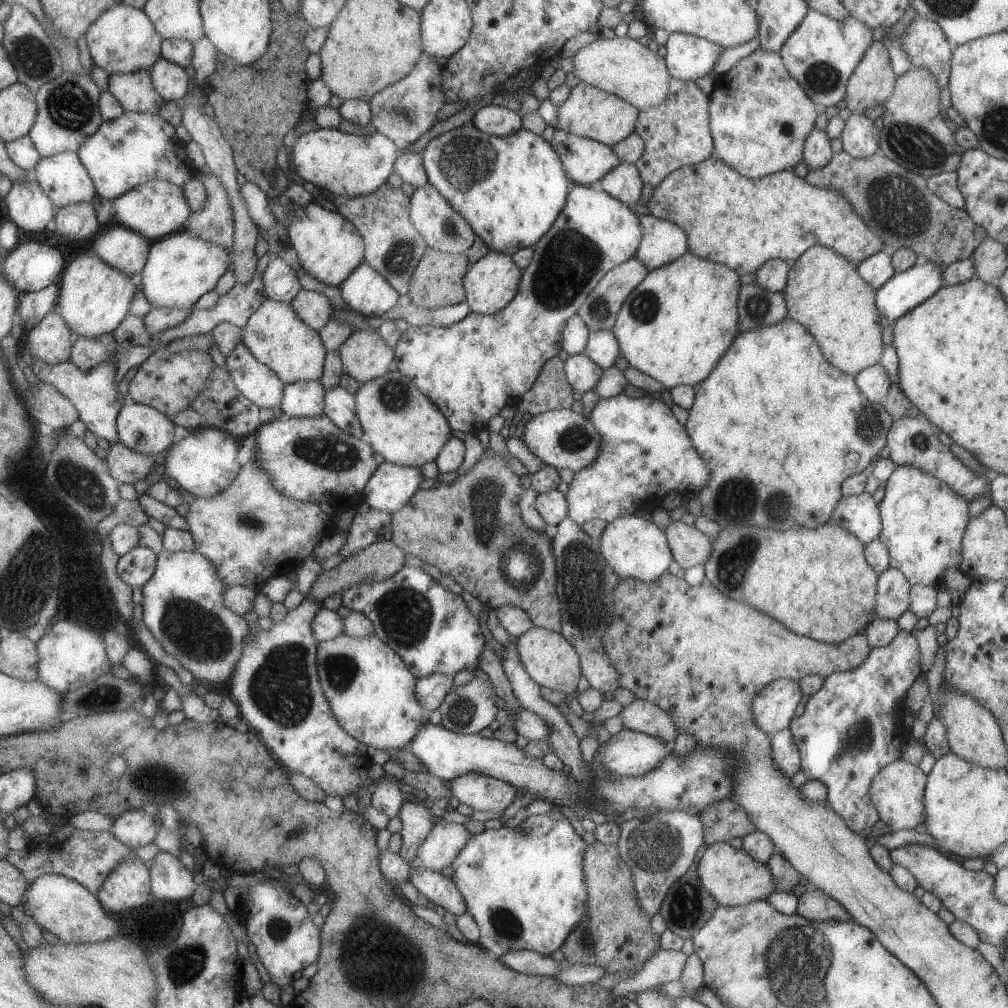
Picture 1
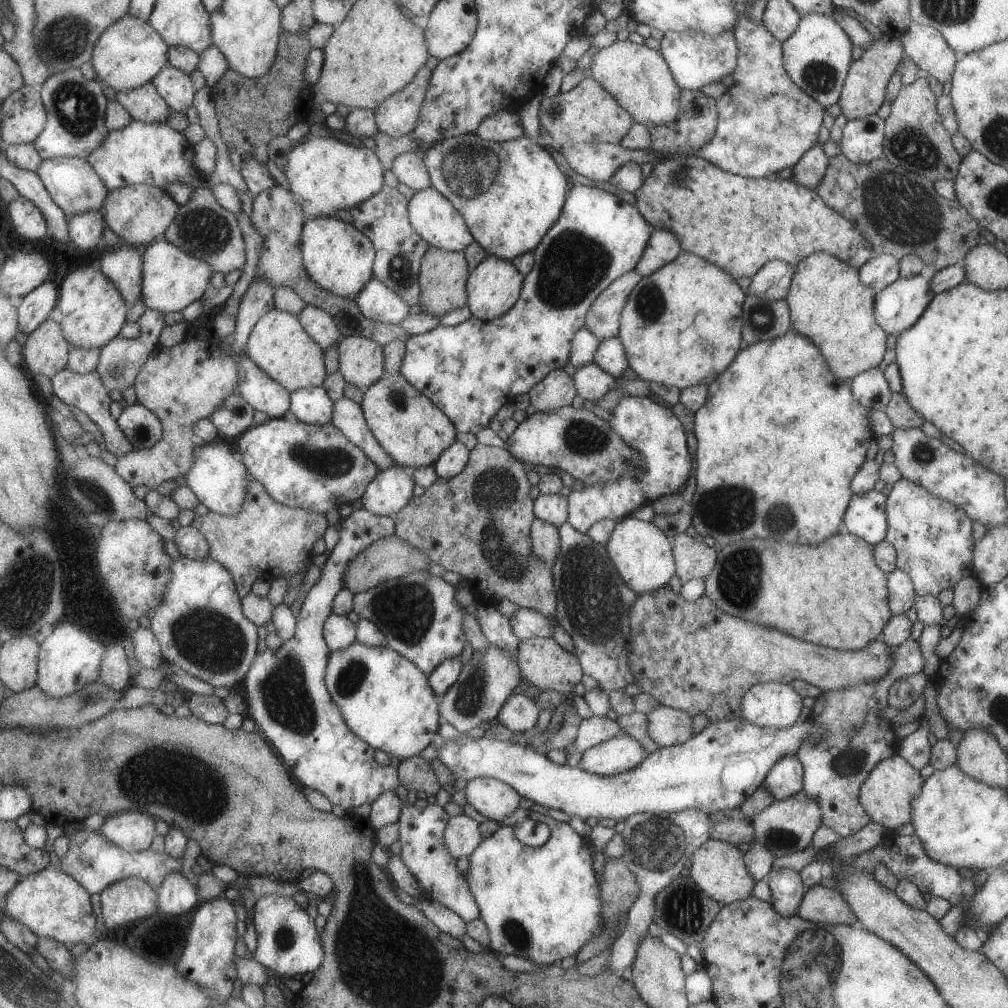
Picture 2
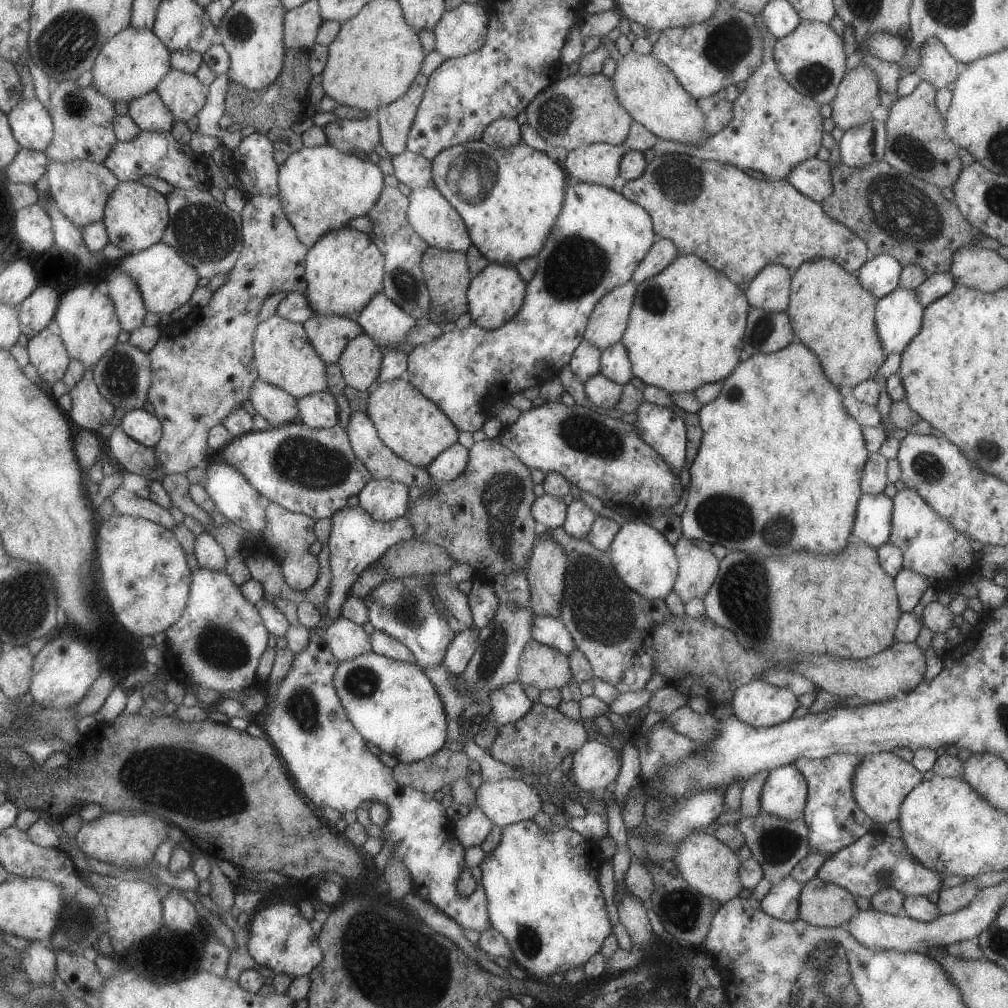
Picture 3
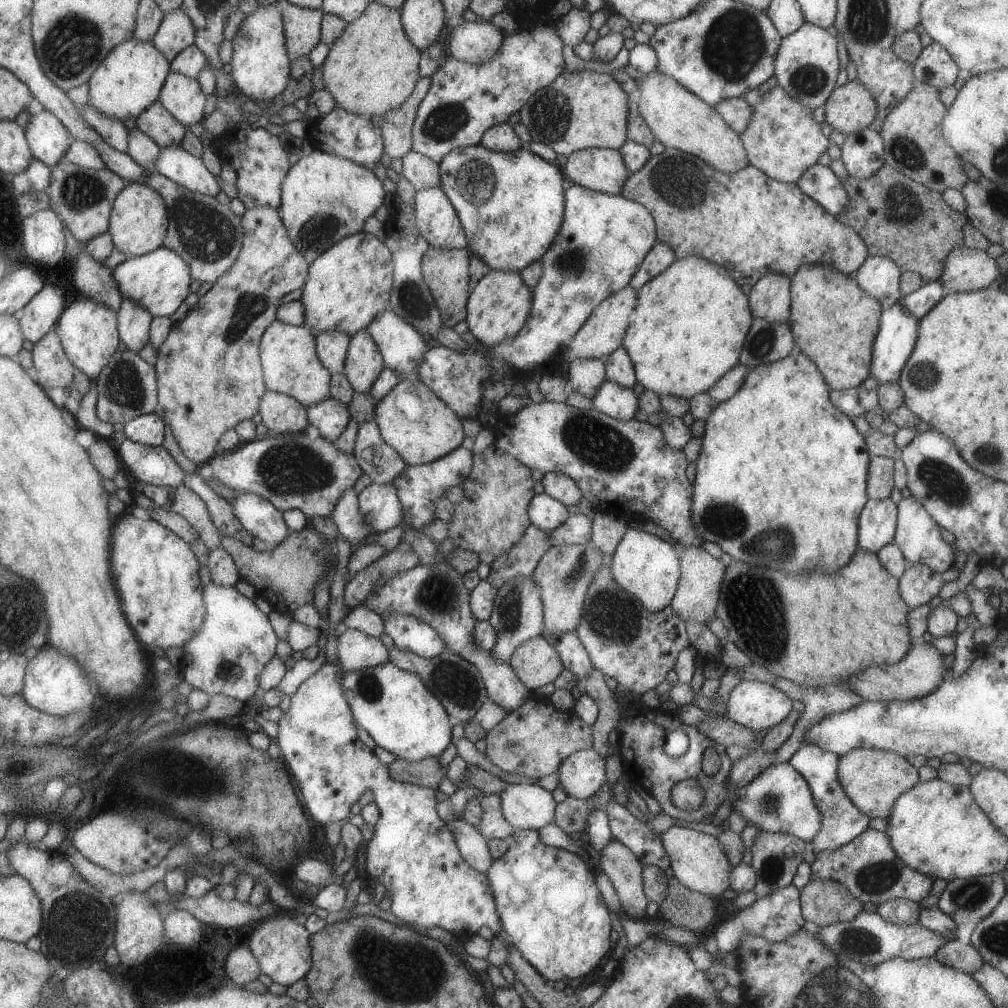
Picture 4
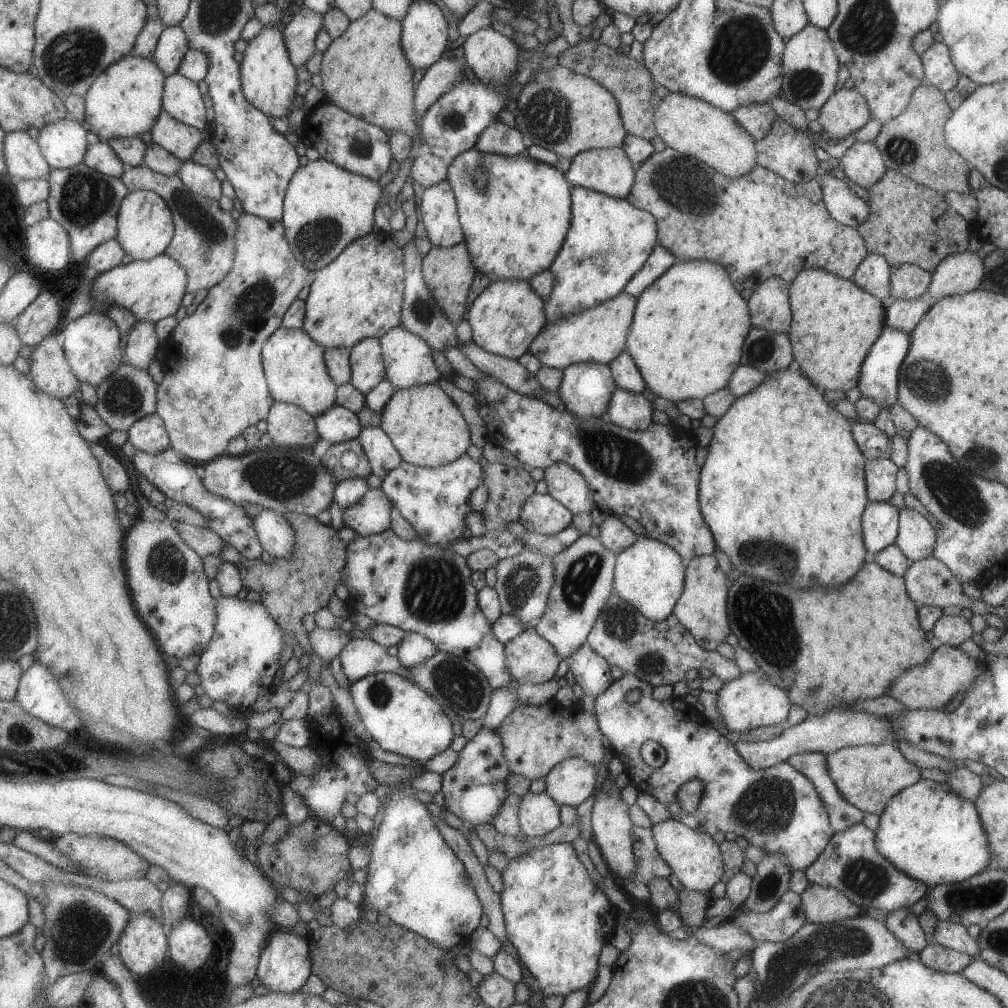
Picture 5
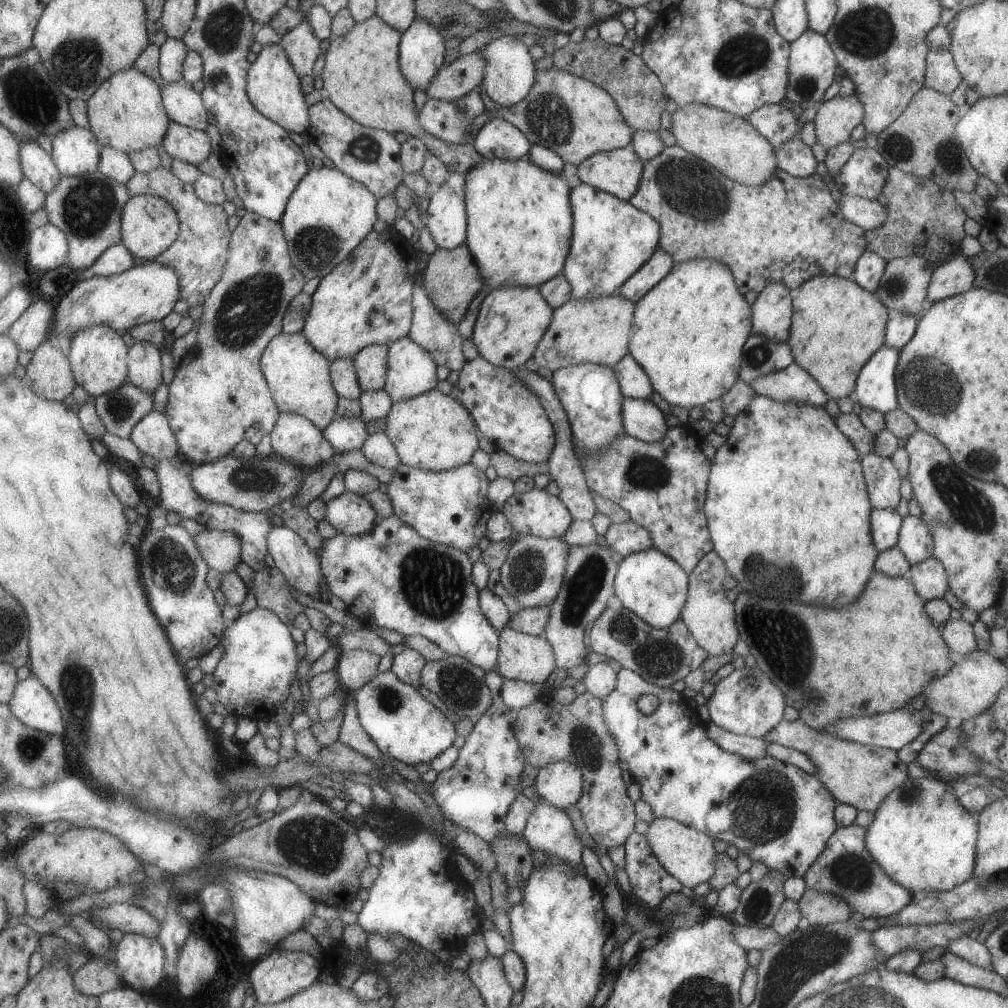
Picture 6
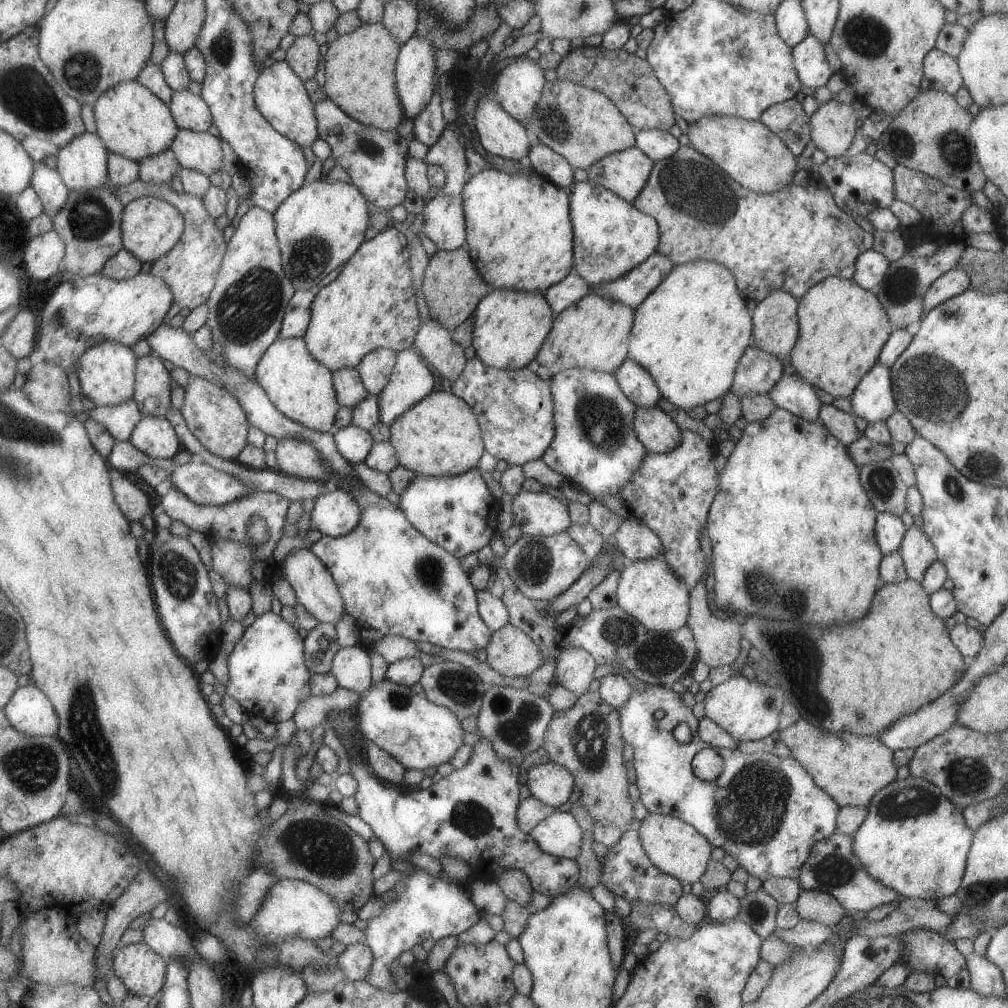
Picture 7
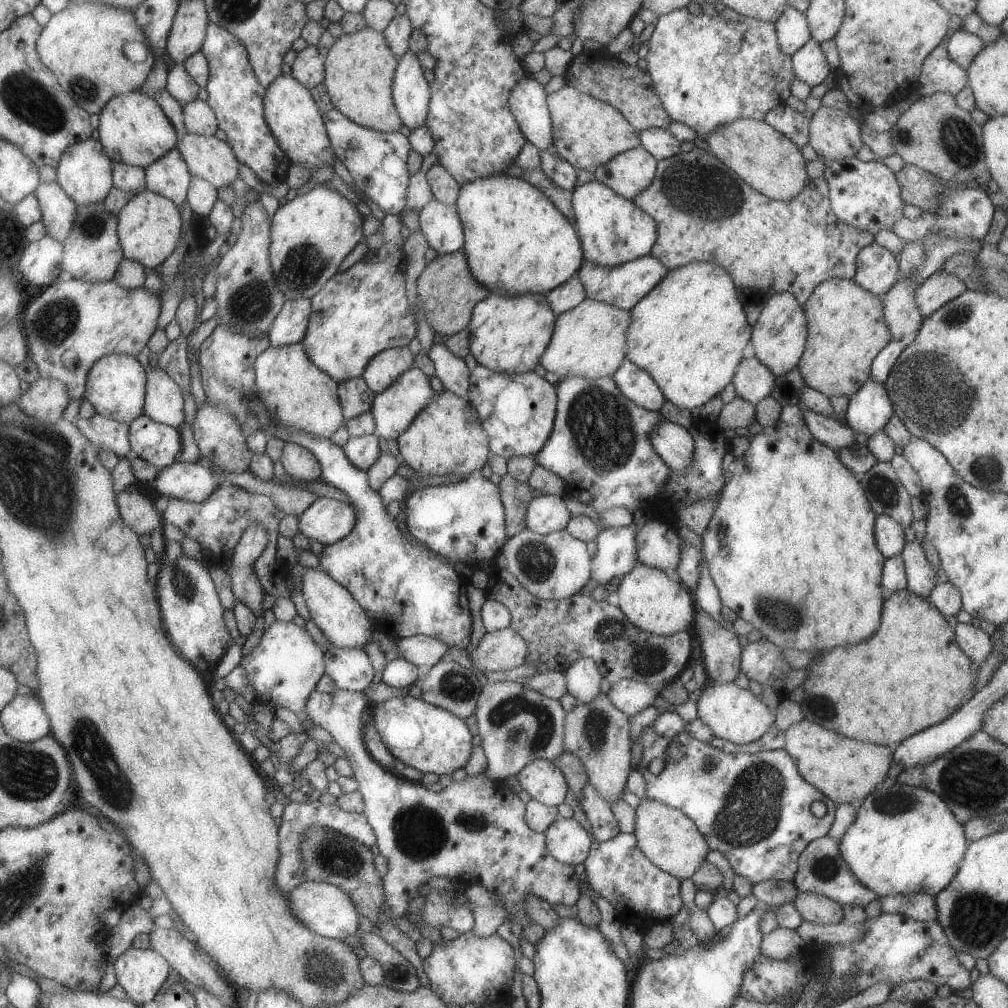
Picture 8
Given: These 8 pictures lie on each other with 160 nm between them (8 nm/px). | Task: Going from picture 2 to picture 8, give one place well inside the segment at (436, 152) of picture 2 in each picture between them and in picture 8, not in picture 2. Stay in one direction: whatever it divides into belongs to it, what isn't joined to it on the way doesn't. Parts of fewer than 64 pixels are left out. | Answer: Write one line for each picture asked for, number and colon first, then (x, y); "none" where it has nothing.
3: (508, 198)
4: (510, 205)
5: (514, 212)
6: (518, 218)
7: (519, 237)
8: (516, 242)

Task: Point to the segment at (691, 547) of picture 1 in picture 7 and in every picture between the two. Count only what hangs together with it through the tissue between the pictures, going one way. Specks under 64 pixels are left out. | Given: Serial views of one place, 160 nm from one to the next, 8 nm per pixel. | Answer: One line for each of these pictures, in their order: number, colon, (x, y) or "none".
2: (692, 559)
3: (697, 568)
4: (696, 596)
5: (701, 609)
6: (707, 614)
7: (718, 640)

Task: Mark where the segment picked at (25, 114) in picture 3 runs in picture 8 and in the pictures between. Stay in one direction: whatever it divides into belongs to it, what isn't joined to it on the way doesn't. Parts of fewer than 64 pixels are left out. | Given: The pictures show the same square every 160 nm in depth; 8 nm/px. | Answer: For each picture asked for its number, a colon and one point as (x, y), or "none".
4: (50, 140)
5: (65, 144)
6: (76, 151)
7: (83, 163)
8: (84, 172)

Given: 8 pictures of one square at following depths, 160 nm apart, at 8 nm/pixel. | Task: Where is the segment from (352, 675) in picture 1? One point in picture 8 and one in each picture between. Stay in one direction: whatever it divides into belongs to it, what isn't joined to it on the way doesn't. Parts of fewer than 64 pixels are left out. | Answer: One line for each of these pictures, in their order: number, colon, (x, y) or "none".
2: (385, 700)
3: (392, 704)
4: (393, 706)
5: (401, 718)
6: (403, 725)
7: (420, 735)
8: (432, 740)

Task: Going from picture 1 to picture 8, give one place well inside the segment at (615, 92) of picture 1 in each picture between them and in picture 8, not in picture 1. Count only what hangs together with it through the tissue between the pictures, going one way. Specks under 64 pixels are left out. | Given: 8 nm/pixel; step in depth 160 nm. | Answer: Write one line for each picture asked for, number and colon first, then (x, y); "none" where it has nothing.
2: (638, 78)
3: (648, 90)
4: (678, 119)
5: (692, 127)
6: (728, 143)
7: (746, 151)
8: (769, 162)

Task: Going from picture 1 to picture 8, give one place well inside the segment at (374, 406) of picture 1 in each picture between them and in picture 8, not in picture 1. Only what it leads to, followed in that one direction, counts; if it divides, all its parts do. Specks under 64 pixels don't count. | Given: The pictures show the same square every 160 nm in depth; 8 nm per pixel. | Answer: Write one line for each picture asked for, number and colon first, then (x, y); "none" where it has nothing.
2: (407, 425)
3: (410, 425)
4: (417, 424)
5: (425, 427)
6: (432, 432)
7: (439, 436)
8: (446, 438)

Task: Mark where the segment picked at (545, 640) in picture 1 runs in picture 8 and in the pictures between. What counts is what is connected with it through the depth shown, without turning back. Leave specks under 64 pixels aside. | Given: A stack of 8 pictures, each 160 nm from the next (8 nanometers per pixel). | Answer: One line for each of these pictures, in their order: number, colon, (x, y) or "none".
2: (543, 663)
3: (543, 667)
4: (535, 662)
5: (529, 658)
6: (528, 658)
7: (511, 653)
8: (500, 650)

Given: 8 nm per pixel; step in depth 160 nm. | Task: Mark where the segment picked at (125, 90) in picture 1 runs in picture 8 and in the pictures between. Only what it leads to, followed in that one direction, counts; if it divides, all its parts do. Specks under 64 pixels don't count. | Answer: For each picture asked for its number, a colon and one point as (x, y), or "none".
2: (144, 104)
3: (148, 112)
4: (155, 122)
5: (178, 139)
6: (191, 146)
7: (201, 152)
8: (206, 157)

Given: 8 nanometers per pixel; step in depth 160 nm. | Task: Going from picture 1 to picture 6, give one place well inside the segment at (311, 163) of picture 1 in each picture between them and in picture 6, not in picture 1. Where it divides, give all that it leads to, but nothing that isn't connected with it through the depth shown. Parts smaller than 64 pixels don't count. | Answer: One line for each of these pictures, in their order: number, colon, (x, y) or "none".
2: (324, 175)
3: (320, 189)
4: (324, 198)
5: (324, 208)
6: (328, 214)

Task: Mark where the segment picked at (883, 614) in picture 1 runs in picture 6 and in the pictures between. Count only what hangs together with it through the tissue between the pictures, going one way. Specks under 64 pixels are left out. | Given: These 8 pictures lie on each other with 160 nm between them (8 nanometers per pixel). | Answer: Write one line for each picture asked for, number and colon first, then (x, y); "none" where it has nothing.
2: (901, 595)
3: (909, 586)
4: (918, 584)
5: (927, 581)
6: (929, 580)

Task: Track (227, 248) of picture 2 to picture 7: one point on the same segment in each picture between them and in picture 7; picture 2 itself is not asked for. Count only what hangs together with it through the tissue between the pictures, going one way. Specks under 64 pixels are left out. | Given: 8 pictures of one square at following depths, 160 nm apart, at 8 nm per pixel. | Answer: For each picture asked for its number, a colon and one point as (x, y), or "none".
3: (205, 233)
4: (207, 235)
5: (203, 240)
6: (198, 255)
7: (190, 268)

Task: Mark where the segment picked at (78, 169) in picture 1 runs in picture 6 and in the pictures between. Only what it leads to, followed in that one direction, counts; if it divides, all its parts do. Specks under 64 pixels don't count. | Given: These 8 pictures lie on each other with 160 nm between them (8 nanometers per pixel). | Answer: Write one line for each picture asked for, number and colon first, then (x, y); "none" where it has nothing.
2: (73, 182)
3: (81, 189)
4: (83, 198)
5: (86, 202)
6: (88, 208)

